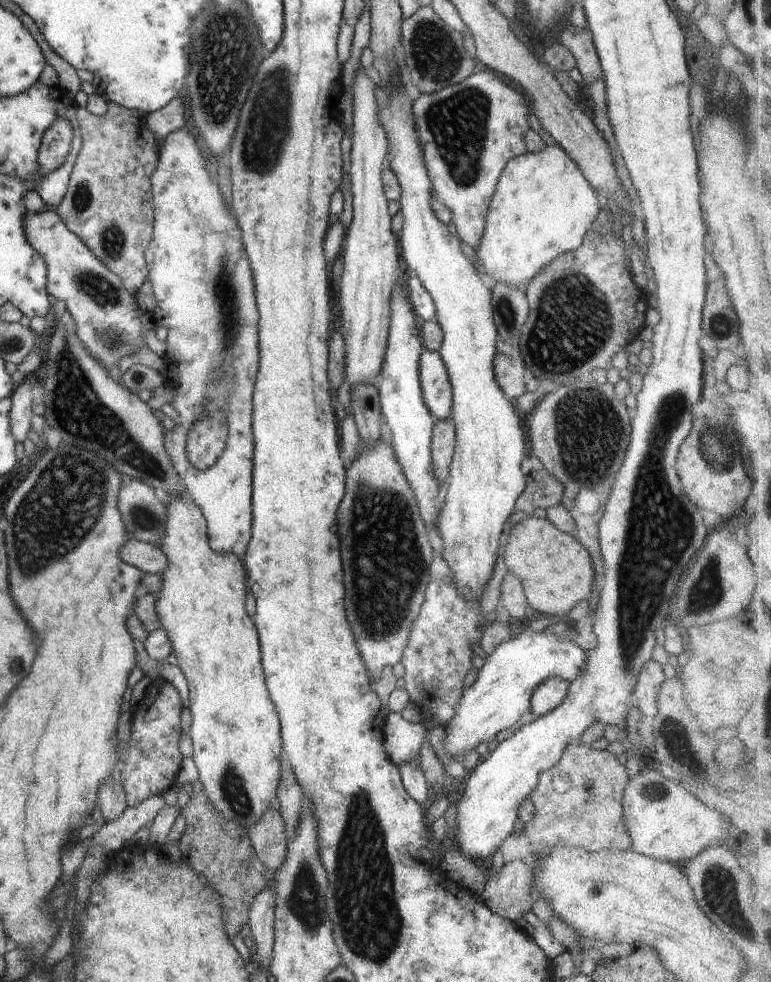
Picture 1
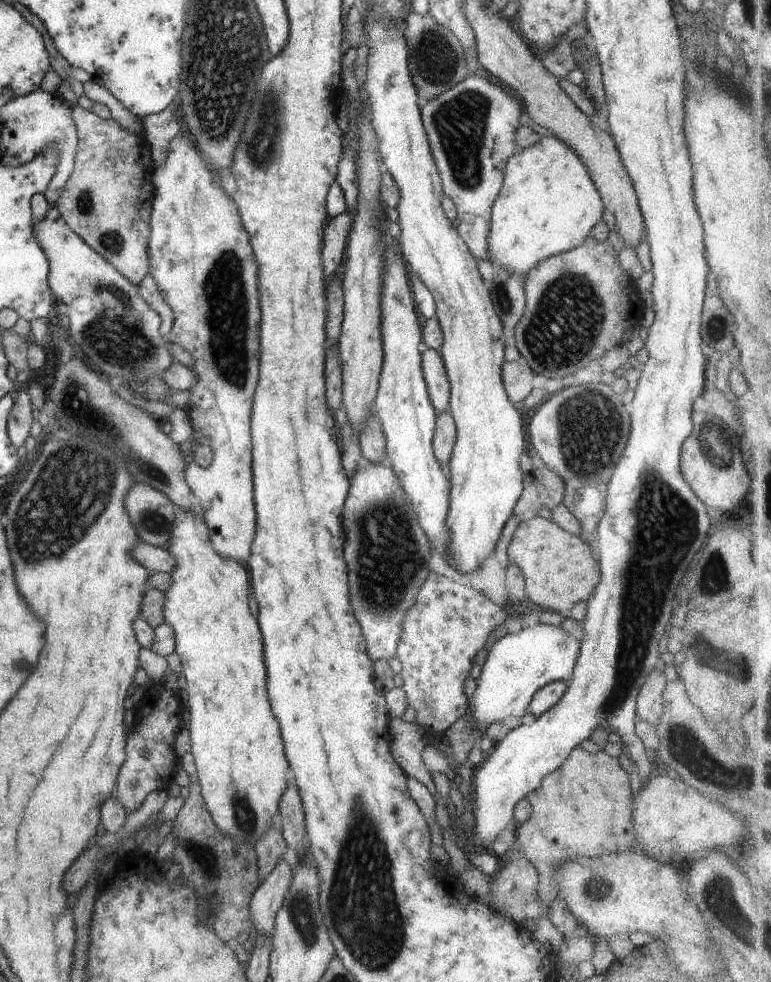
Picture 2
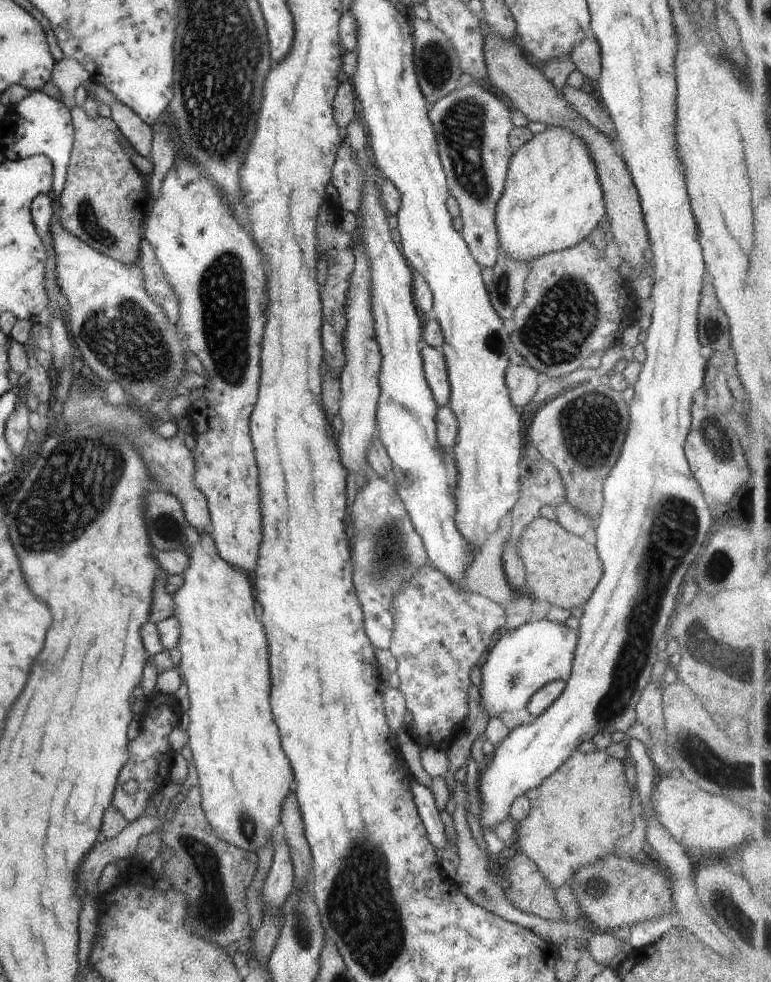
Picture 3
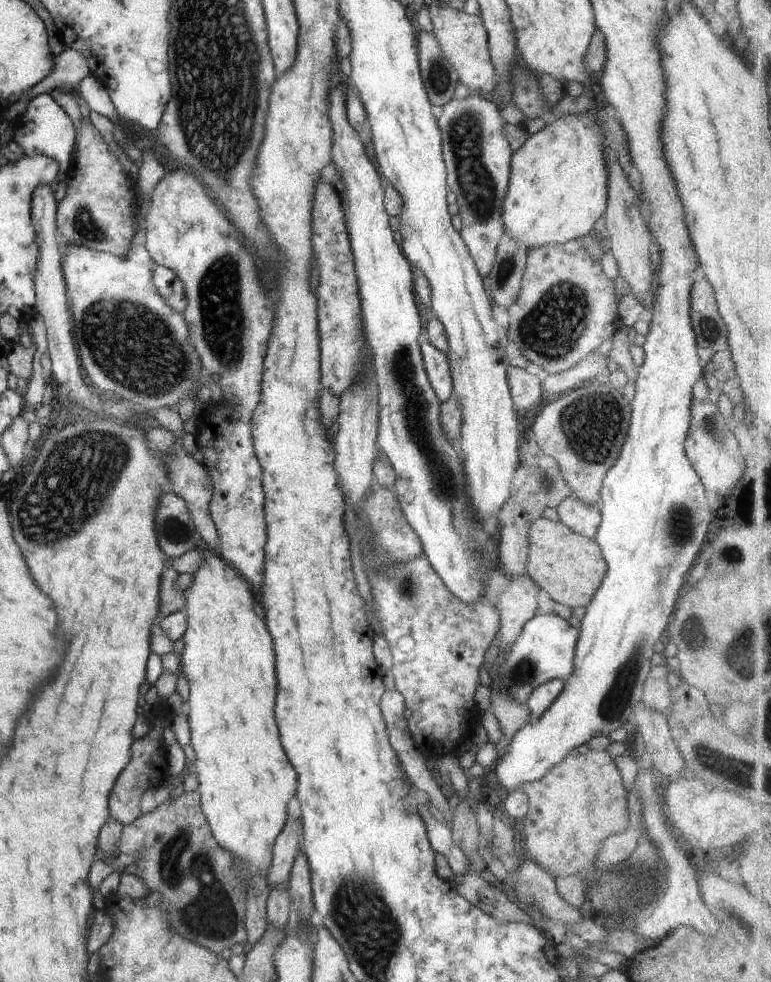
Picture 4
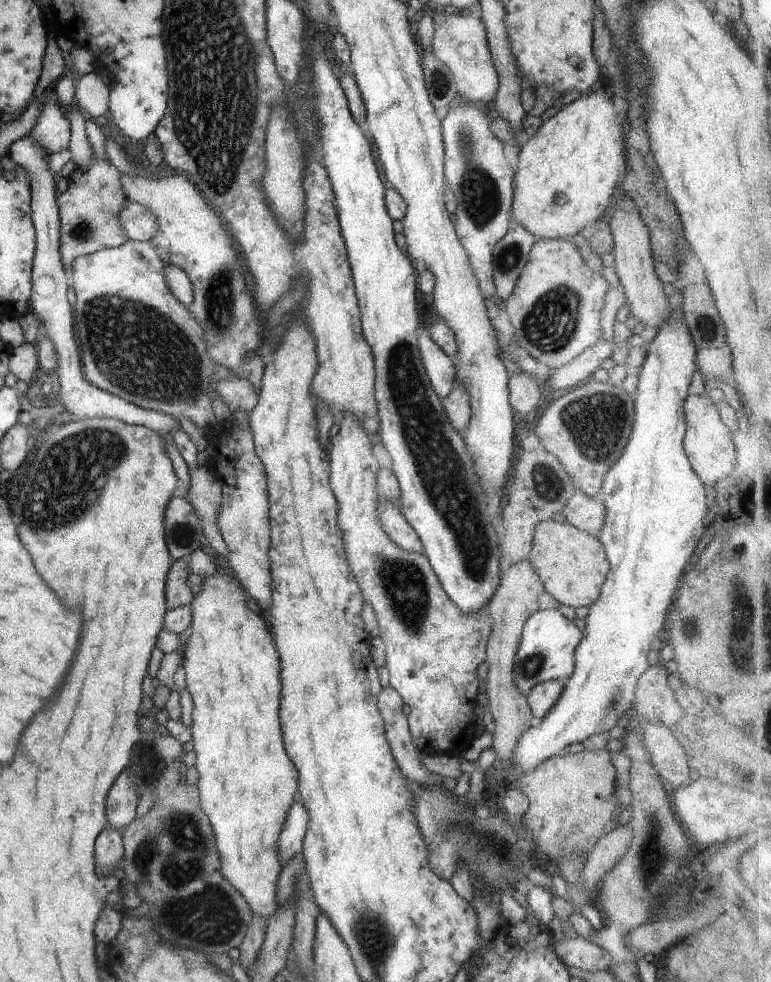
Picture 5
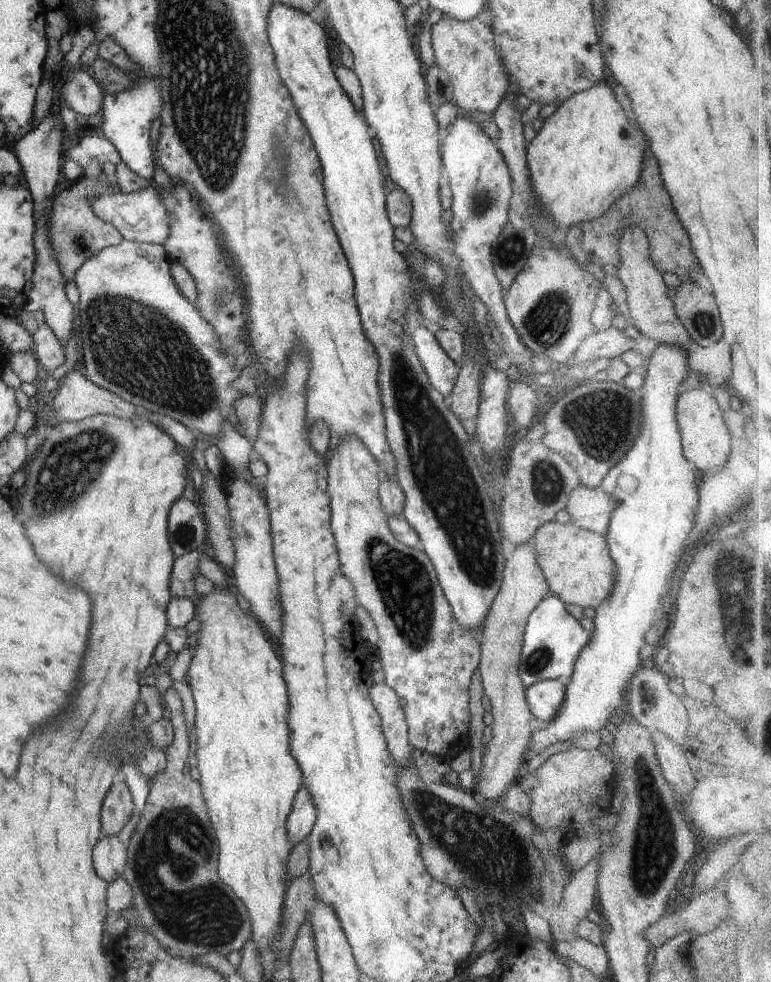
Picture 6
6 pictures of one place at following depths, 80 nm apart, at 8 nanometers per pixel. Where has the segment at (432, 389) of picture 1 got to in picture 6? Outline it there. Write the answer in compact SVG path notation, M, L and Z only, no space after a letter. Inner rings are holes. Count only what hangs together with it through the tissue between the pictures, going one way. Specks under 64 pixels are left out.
M425 326L417 328L409 335L430 384L444 398L449 397L460 368L446 355L434 334Z

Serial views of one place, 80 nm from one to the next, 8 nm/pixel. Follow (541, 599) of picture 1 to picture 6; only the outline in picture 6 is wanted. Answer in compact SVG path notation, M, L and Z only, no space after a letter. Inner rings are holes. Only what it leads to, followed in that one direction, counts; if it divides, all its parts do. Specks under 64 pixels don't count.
M550 521L538 528L532 542L536 548L536 561L544 572L548 588L564 604L596 609L604 604L604 598L612 594L616 584L616 564L610 556L604 536L579 528L573 523Z

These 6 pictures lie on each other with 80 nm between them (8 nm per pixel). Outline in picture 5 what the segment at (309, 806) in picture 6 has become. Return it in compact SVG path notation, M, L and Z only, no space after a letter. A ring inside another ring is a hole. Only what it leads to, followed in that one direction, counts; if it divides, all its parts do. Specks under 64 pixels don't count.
M296 798L296 804L290 808L284 830L280 834L278 840L278 860L284 867L296 854L303 853L303 842L308 832L308 810L304 808L304 804Z

